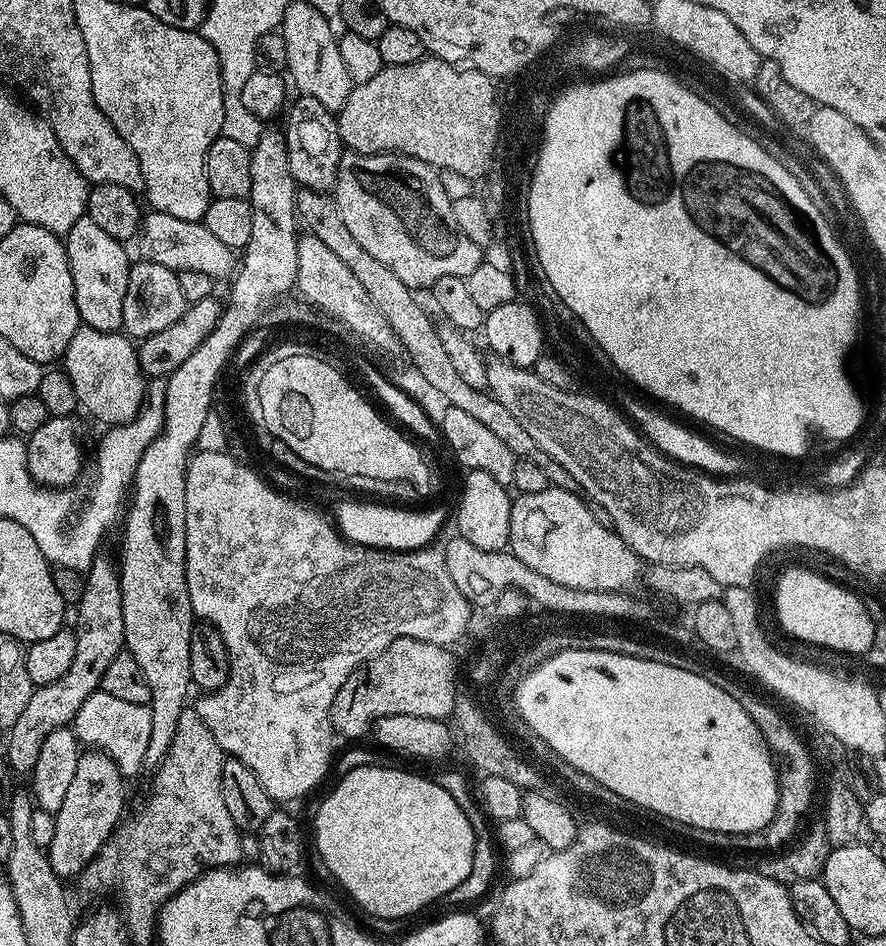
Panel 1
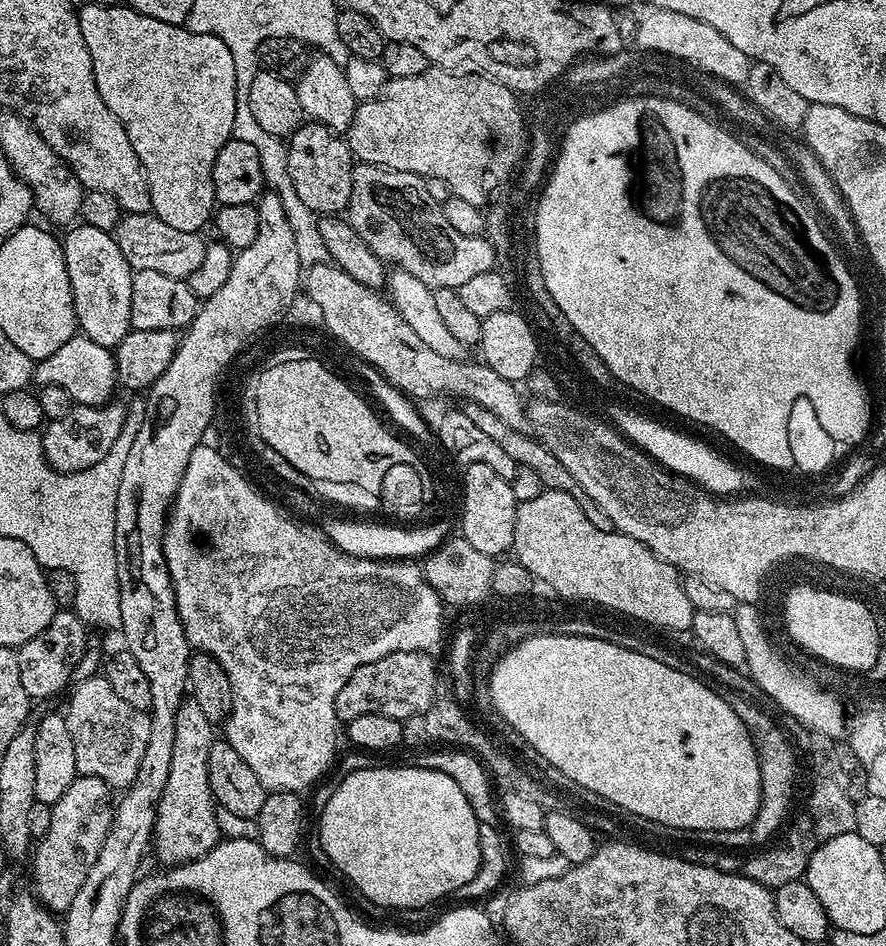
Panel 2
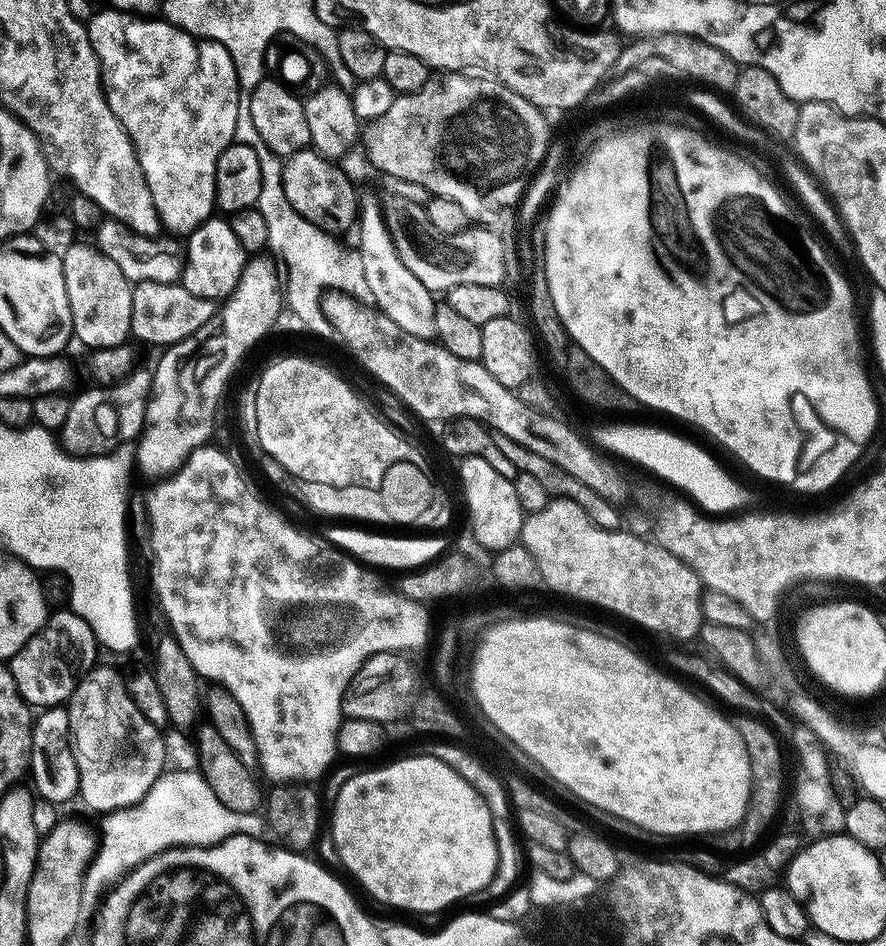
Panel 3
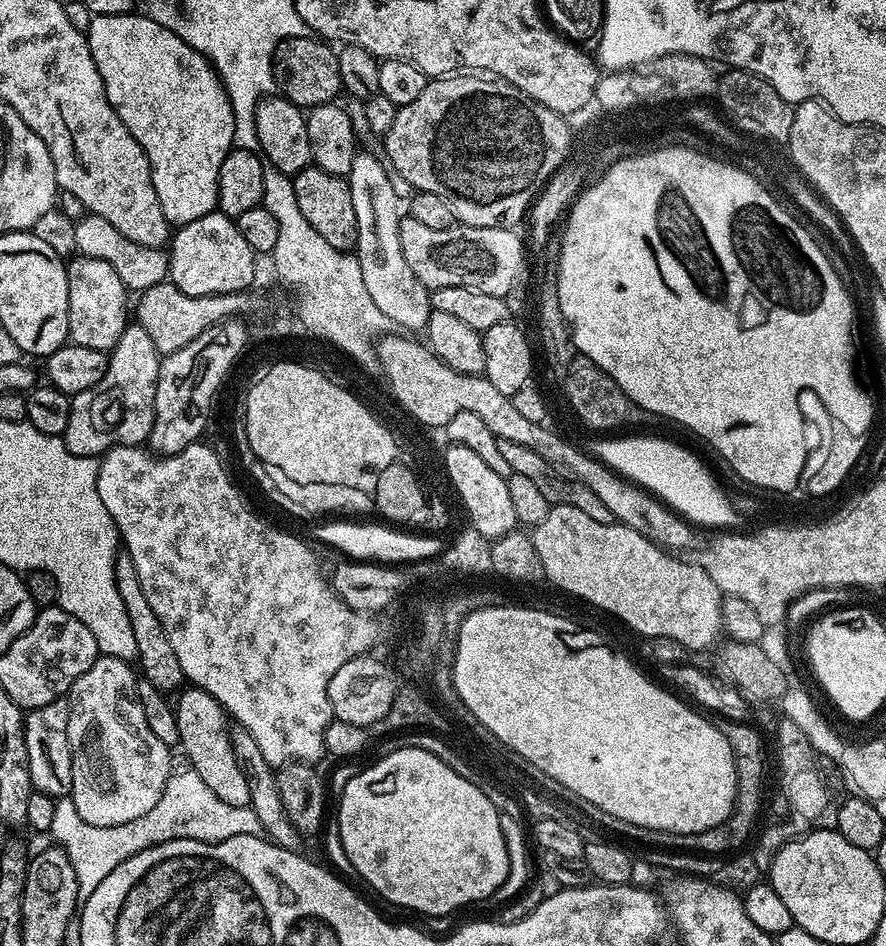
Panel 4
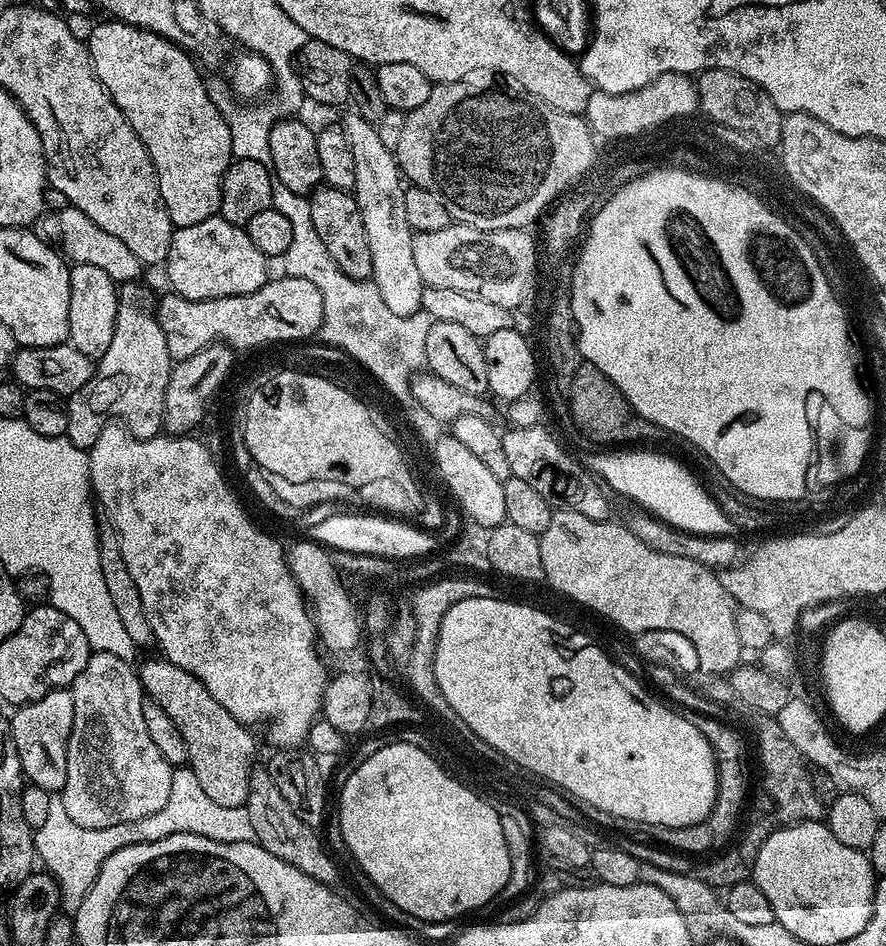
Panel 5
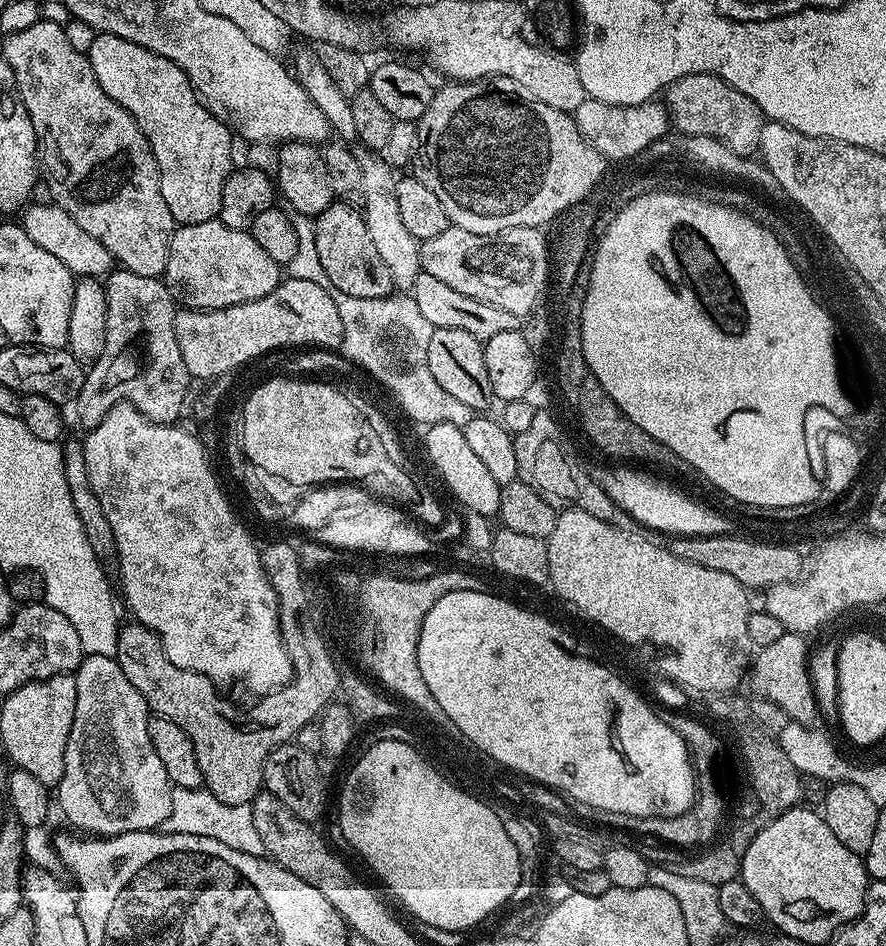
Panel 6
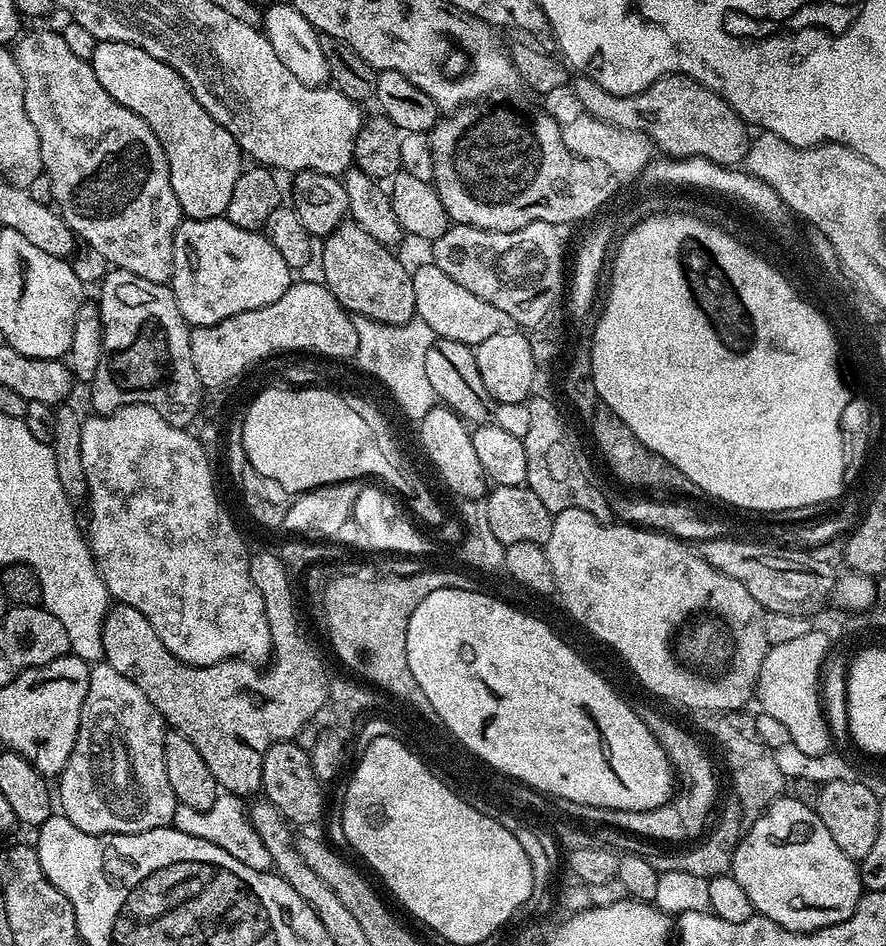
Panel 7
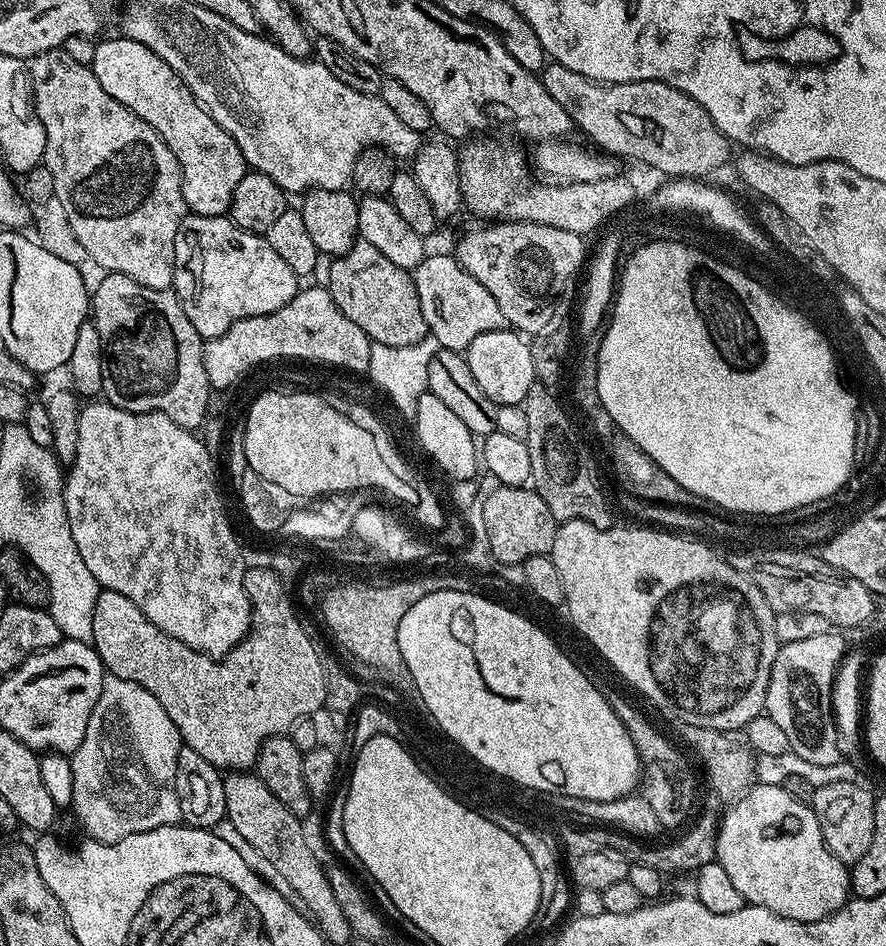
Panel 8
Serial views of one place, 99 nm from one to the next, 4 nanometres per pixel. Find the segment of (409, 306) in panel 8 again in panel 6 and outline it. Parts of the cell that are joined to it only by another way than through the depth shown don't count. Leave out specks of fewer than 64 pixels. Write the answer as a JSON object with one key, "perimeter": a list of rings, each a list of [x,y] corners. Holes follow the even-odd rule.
{"perimeter":[[[333,202],[321,216],[315,217],[314,246],[326,270],[328,284],[350,298],[382,298],[393,295],[394,285],[390,266],[382,260],[367,230],[367,222],[359,207],[343,202]]]}

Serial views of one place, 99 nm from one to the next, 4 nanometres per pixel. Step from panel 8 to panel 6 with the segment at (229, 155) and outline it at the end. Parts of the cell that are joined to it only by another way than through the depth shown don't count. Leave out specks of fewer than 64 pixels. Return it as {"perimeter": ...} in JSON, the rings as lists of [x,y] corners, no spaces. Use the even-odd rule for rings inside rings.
{"perimeter":[[[105,32],[99,33],[94,38],[94,46],[90,46],[86,55],[94,70],[94,78],[98,78],[98,86],[102,86],[102,90],[106,94],[110,94],[110,98],[114,98],[114,102],[118,102],[118,106],[126,109],[134,118],[134,122],[138,122],[142,134],[146,134],[146,138],[150,142],[150,150],[154,150],[154,158],[158,162],[158,170],[162,178],[162,198],[166,198],[166,207],[170,209],[170,214],[176,219],[177,225],[197,224],[198,222],[210,222],[217,219],[222,206],[222,186],[226,186],[226,178],[234,170],[234,163],[232,164],[232,140],[234,141],[234,136],[223,122],[214,118],[214,114],[210,114],[210,110],[203,100],[192,89],[188,75],[170,58],[162,58],[162,54],[154,54],[134,42],[126,42],[126,38],[118,38],[114,34],[106,34]]]}

